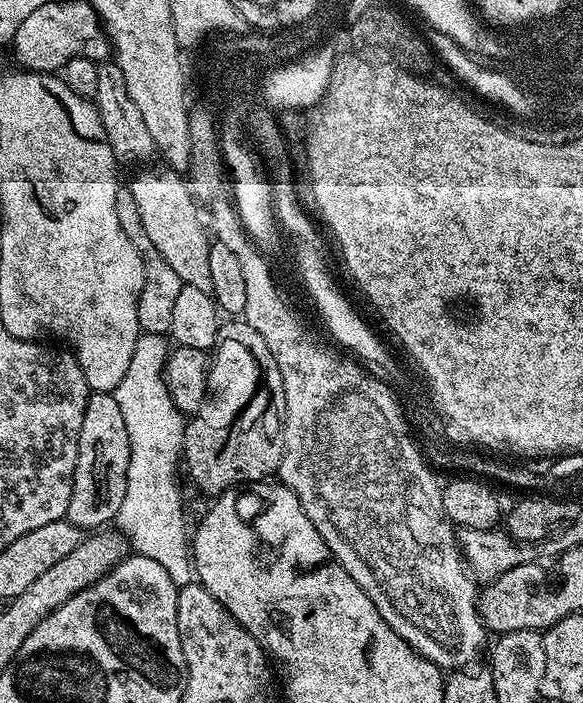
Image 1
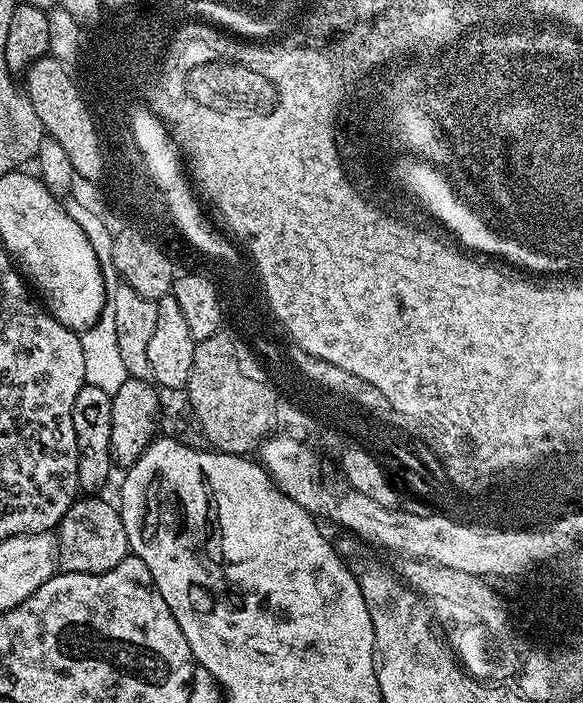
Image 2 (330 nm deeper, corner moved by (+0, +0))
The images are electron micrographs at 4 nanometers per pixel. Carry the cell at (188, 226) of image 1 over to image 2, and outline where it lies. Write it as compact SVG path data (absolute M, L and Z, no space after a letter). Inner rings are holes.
M49 54L32 63L26 73L26 95L34 106L34 114L42 118L45 133L56 140L58 146L62 146L69 155L77 177L83 181L95 182L105 175L106 169L106 156L103 147L102 150L99 147L102 136L94 128L94 112L85 93L77 89L73 80L67 77L67 69L60 72L60 68L56 68L56 62L52 64L55 59L55 56Z

